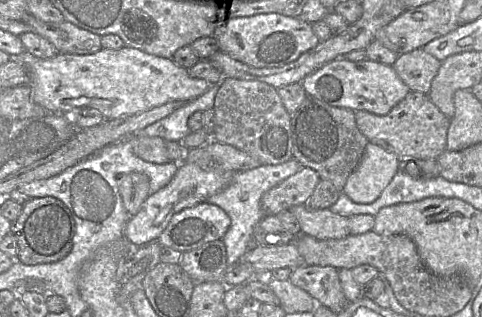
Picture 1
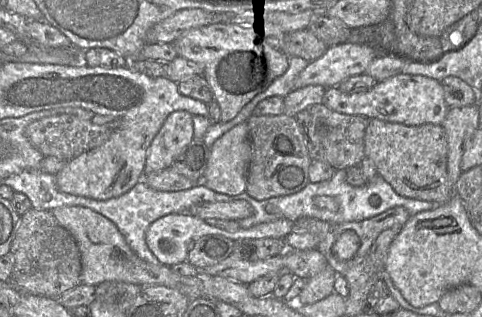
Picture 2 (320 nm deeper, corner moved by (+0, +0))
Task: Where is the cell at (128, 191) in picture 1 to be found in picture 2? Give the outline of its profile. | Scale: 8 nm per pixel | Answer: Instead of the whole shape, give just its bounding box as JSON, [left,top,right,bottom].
[144,111,194,173]

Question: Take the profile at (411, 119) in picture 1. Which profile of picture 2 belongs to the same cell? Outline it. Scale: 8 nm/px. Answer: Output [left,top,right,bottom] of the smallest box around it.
[365,119,454,205]

